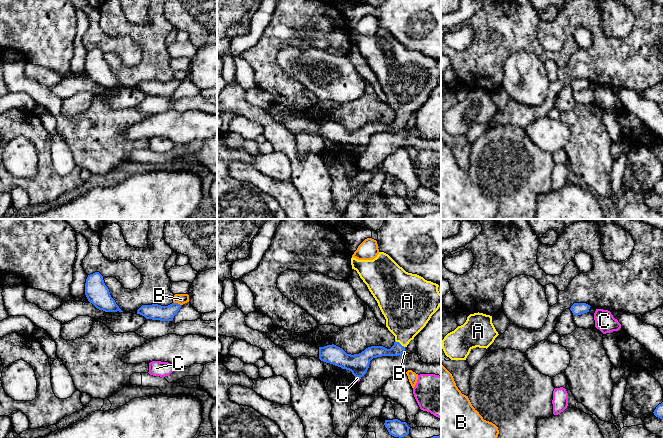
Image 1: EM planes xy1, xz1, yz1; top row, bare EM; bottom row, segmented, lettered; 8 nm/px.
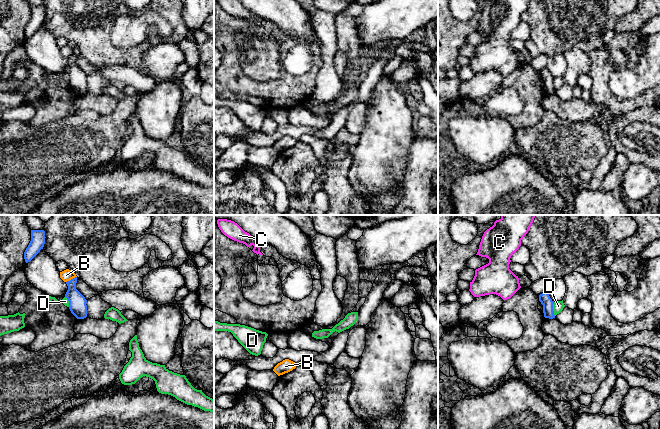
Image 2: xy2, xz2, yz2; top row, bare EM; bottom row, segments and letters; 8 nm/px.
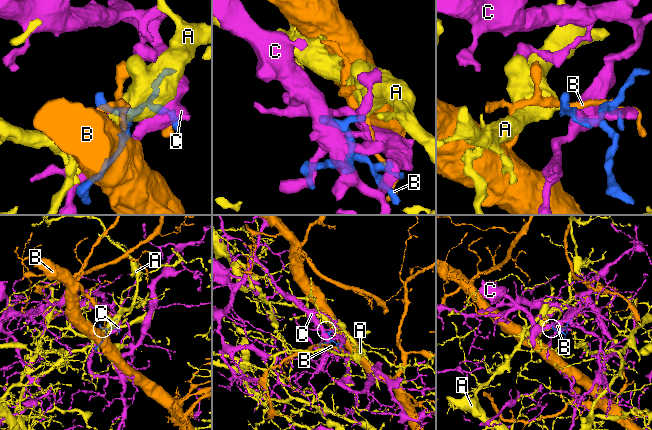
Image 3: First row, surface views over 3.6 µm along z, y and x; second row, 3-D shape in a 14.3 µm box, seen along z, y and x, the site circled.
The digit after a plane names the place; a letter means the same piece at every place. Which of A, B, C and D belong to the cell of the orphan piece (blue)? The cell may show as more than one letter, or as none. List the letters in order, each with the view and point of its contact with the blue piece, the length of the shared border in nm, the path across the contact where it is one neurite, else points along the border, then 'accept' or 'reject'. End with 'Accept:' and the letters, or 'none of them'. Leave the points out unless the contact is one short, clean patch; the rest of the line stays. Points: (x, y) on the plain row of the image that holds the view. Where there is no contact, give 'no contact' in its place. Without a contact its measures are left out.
A: xz1 (399, 119) | 100 nm | across xz1 (397, 125), (399, 119), (404, 109), (407, 89) | accept
B: xy2 (71, 55) | 100 nm | reject
C: xz1 (358, 152) | 50 nm | along xz1 (355, 152), (360, 154) | reject
D: yz2 (552, 85) | 110 nm | reject
Accept: A

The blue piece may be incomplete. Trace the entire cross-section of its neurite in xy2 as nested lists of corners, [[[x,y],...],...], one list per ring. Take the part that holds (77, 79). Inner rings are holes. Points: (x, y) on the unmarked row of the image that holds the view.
[[[77,53],[67,57],[68,66],[65,73],[69,77],[69,85],[77,95],[84,95],[87,93],[87,76],[76,65]]]

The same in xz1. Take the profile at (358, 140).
[[[379,28],[373,36],[351,34],[352,45],[367,61],[386,95],[386,103],[395,112],[394,121],[387,125],[383,122],[371,122],[359,130],[347,130],[342,124],[332,120],[319,123],[319,135],[352,148],[355,153],[363,153],[373,134],[382,132],[399,132],[411,116],[426,102],[431,92],[441,82],[439,61],[423,53],[406,48],[388,30]]]

